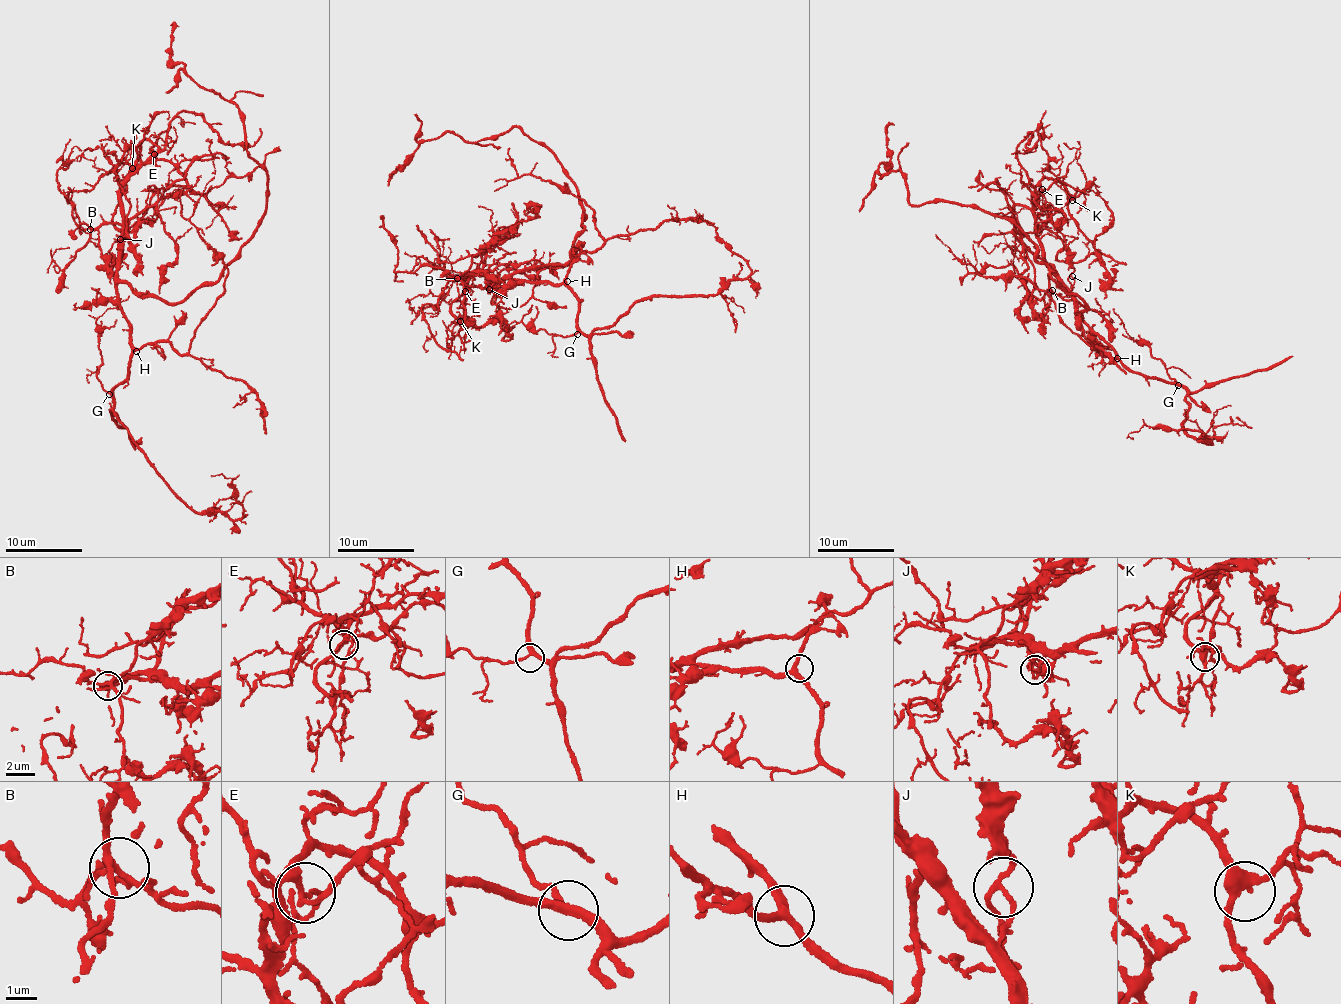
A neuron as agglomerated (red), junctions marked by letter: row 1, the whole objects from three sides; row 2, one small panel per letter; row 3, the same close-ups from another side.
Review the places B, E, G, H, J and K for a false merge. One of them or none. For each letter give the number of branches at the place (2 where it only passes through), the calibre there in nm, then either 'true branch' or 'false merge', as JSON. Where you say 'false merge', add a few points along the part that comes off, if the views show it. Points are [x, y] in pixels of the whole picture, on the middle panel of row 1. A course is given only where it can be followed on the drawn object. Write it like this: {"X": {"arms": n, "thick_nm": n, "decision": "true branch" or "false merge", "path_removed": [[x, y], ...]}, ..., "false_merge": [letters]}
{"B": {"arms": 6, "thick_nm": 200, "decision": "true branch"}, "E": {"arms": 3, "thick_nm": 200, "decision": "true branch"}, "G": {"arms": 3, "thick_nm": 240, "decision": "true branch"}, "H": {"arms": 3, "thick_nm": 280, "decision": "true branch"}, "J": {"arms": 3, "thick_nm": 150, "decision": "false merge", "path_removed": [[489, 290], [493, 292], [490, 282], [499, 307], [510, 310], [528, 299], [537, 273], [555, 264], [563, 269]]}, "K": {"arms": 3, "thick_nm": 340, "decision": "true branch"}, "false_merge": ["J"]}

